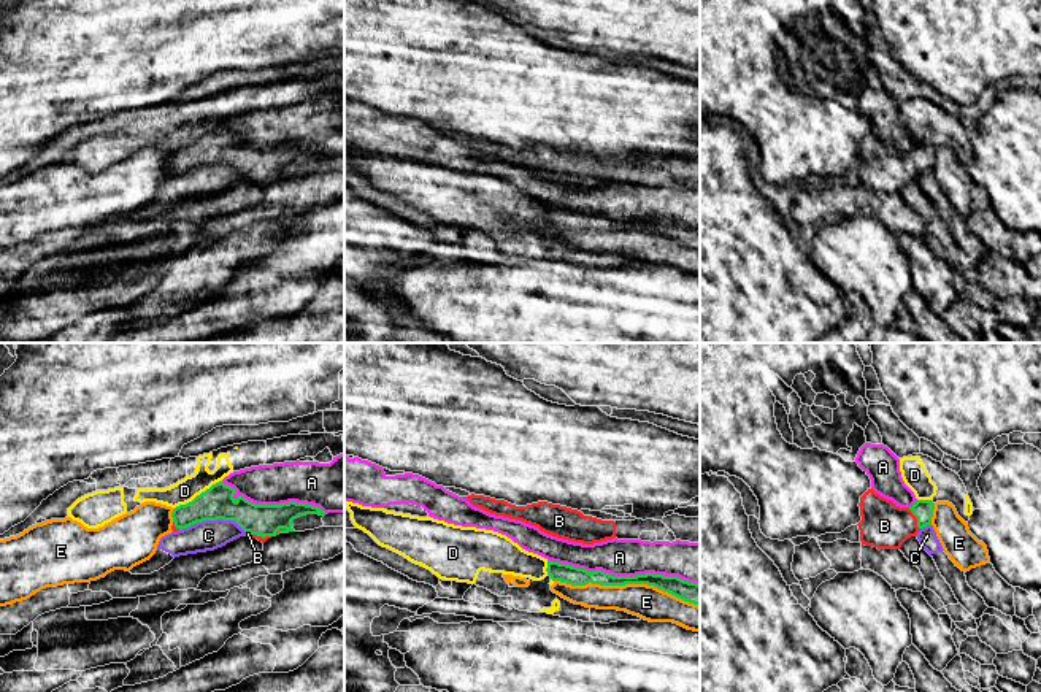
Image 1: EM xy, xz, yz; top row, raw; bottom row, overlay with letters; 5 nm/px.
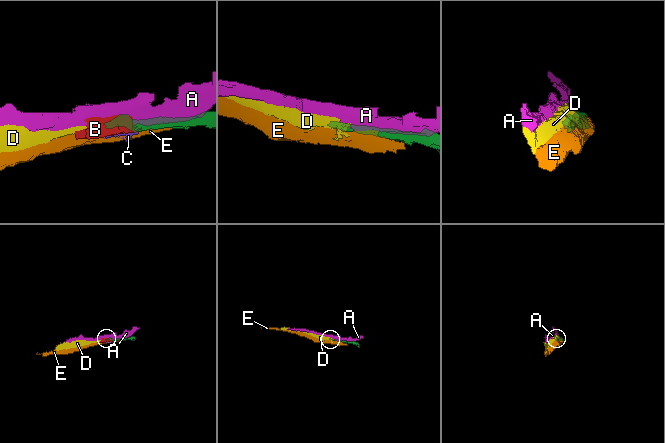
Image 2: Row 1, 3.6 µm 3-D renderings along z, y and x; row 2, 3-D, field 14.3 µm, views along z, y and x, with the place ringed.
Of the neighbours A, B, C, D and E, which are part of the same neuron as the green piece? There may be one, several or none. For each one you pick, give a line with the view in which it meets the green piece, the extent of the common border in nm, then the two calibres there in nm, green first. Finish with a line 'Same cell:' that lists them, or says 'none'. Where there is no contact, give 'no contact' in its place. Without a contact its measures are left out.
B: meets green in yz; contact 130 nm long; 100 nm thick on the green side, 240 nm on the other
Same cell: B

